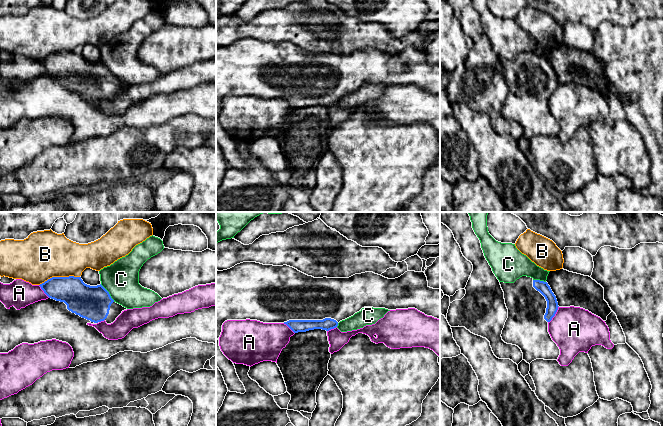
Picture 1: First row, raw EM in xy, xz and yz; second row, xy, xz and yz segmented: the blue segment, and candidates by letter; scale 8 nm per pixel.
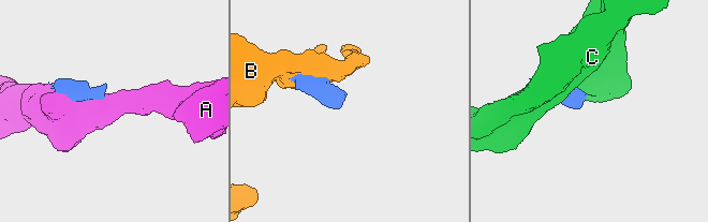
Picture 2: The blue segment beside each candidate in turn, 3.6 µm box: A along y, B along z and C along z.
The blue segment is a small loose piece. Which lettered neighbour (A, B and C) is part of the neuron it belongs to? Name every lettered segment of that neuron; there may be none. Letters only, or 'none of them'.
none of them

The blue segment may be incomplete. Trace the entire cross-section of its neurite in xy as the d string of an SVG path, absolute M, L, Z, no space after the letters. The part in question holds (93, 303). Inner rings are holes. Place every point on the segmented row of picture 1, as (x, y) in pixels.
M69 276L52 277L39 286L49 297L48 299L35 302L20 310L17 310L14 306L7 309L0 301L0 353L8 353L22 343L34 344L40 341L56 339L66 342L72 347L74 357L69 368L75 368L83 363L108 359L119 352L147 353L190 337L202 342L216 344L216 305L198 309L191 313L177 314L169 318L158 318L138 328L133 328L122 339L109 340L92 325L104 320L107 324L111 324L127 308L116 303L101 284L90 286L85 284L81 277Z

